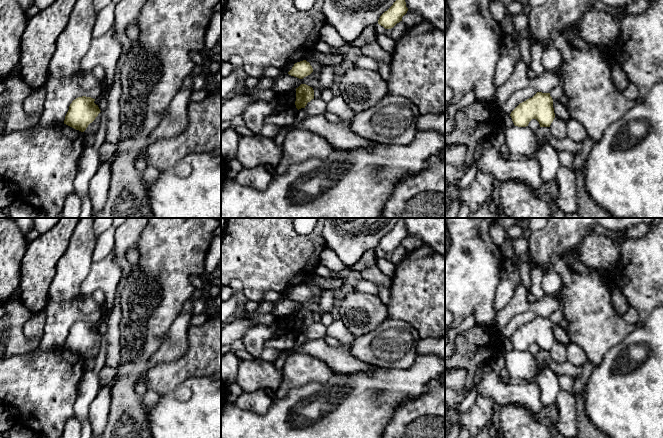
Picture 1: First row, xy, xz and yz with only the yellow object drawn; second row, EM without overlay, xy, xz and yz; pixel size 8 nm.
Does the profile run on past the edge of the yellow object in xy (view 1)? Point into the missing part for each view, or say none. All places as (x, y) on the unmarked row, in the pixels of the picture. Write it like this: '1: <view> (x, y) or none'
1: none

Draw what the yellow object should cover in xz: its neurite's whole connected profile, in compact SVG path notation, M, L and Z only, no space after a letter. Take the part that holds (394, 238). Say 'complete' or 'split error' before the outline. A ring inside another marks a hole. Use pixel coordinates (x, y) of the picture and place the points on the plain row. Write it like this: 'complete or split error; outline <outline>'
complete; outline M400 220L393 229L380 240L378 248L385 253L391 253L402 245L402 241L407 235L408 232L406 231L405 223L403 220Z

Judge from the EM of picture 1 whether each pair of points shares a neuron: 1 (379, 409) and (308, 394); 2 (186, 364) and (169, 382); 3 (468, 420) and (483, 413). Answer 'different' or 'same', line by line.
1: same
2: same
3: same

